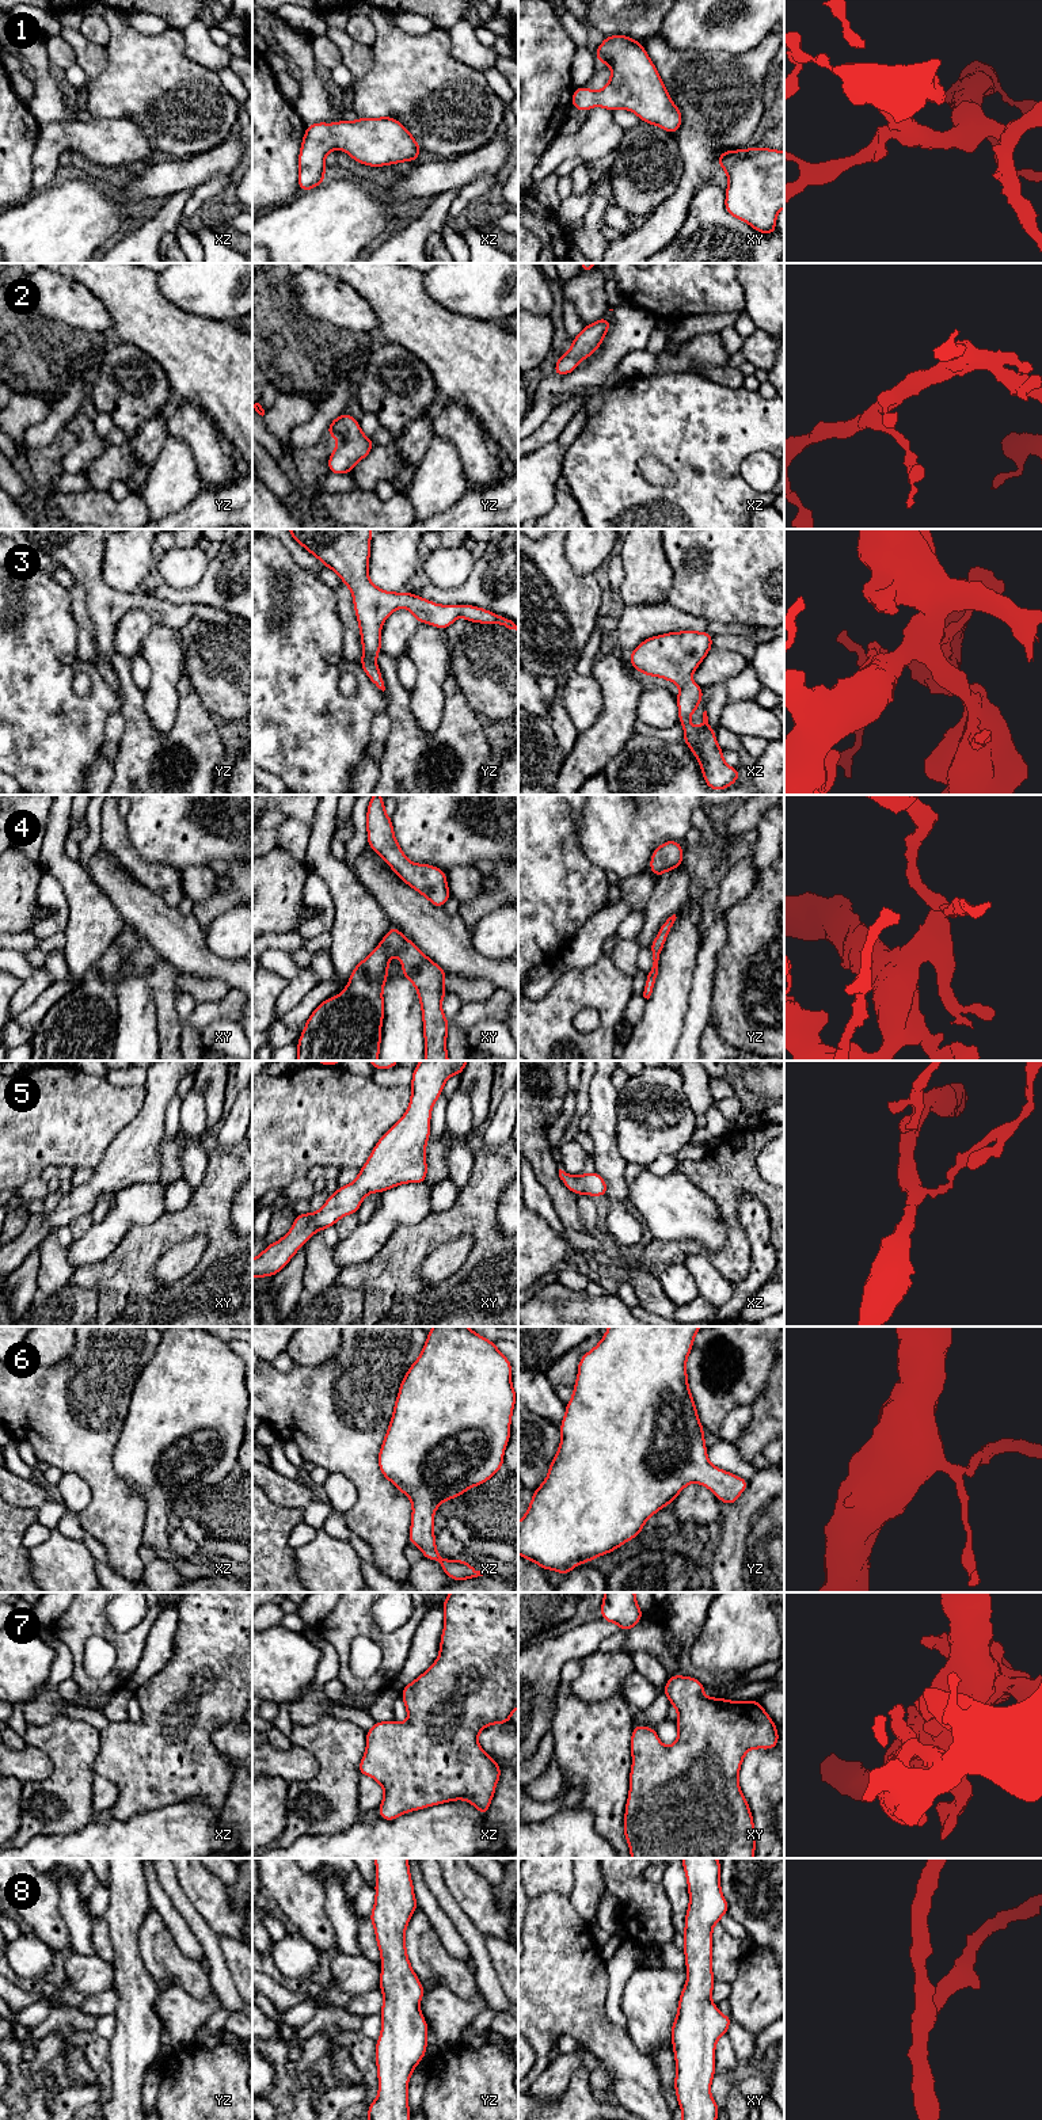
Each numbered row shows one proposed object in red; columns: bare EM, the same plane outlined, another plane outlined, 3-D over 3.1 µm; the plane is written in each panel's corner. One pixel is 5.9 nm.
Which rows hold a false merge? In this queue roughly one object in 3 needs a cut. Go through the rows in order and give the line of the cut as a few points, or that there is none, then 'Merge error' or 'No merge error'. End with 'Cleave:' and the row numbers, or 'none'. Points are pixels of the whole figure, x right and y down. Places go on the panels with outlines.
1: No split. No merge error
2: No split. No merge error
3: No split. No merge error
4: No split. No merge error
5: No split. No merge error
6: No split. No merge error
7: No split. No merge error
8: No split. No merge error
Cleave: none

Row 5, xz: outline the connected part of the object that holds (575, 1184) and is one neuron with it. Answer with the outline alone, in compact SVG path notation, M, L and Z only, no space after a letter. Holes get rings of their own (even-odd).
M559 1169L559 1177L563 1184L577 1195L606 1196L606 1181L597 1172L585 1172L582 1176L573 1176Z

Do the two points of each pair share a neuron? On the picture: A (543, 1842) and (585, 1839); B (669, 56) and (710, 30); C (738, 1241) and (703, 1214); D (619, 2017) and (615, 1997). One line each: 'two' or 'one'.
A: one
B: two
C: two
D: one

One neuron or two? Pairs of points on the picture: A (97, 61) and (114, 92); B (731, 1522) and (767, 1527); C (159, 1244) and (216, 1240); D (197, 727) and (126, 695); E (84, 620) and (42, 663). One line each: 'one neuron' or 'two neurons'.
A: two neurons
B: two neurons
C: one neuron
D: one neuron
E: two neurons

